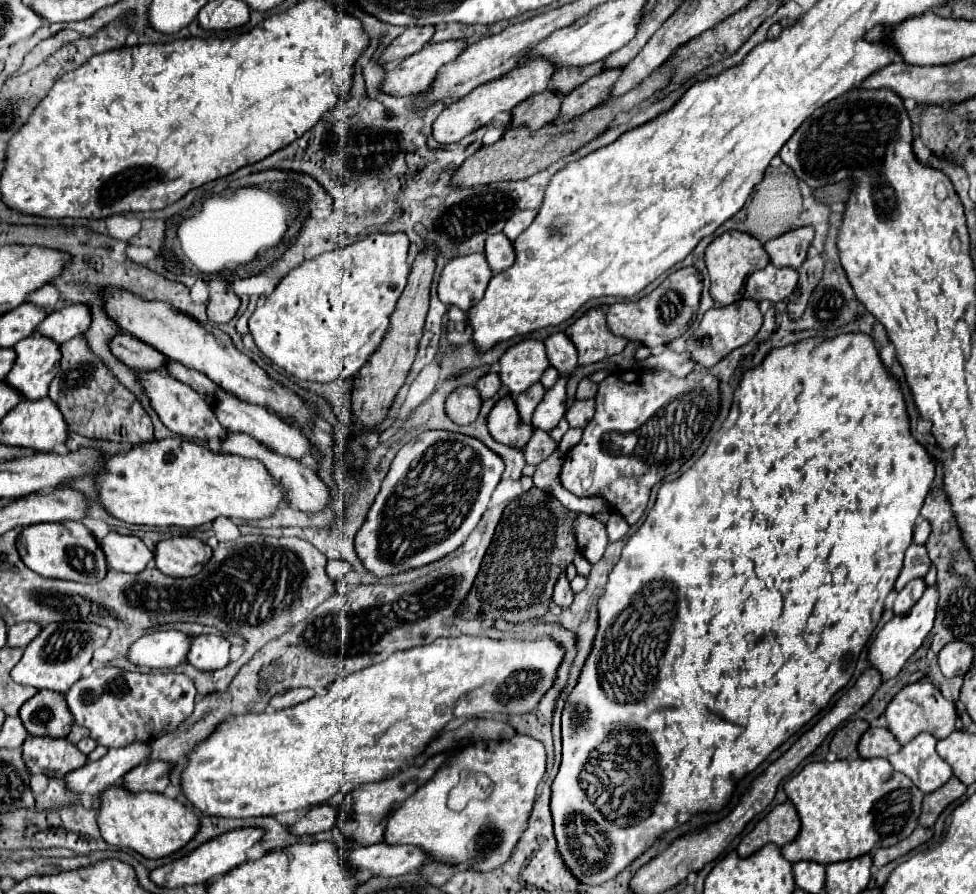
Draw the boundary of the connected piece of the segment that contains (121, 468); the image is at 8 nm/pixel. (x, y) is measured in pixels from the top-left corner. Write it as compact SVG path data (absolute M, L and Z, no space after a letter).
M168 437L168 439L160 439L160 441L150 441L144 445L134 445L130 451L122 451L116 453L112 457L108 457L104 461L104 469L94 477L94 487L98 491L98 503L104 507L104 511L124 523L132 523L132 525L148 525L148 527L186 527L186 529L194 529L200 527L204 523L212 523L218 515L222 517L230 517L230 519L262 519L272 515L280 503L284 501L284 495L280 493L280 485L276 485L276 481L272 481L272 477L268 477L268 473L264 473L264 465L260 465L260 461L254 459L246 459L246 457L232 457L232 455L224 455L224 453L212 453L208 447L198 445L194 441L188 441L184 437Z

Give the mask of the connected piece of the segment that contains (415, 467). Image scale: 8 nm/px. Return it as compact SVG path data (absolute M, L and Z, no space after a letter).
M428 431L404 445L392 461L390 471L382 481L382 489L378 491L364 525L356 533L356 553L364 569L378 579L386 579L408 569L430 565L454 553L474 531L482 513L488 509L490 495L496 489L502 473L504 461L500 461L500 457L496 457L496 453L492 453L484 443L468 435L450 431Z

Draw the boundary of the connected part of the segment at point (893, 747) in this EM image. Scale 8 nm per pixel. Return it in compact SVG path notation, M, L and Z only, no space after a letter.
M870 727L858 743L858 753L860 757L890 757L898 753L900 747L888 727Z

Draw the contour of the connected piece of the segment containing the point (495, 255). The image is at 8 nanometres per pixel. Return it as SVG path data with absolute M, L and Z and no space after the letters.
M496 233L496 235L488 237L484 257L486 257L490 269L494 273L500 273L512 265L516 253L512 249L512 241L504 233Z

